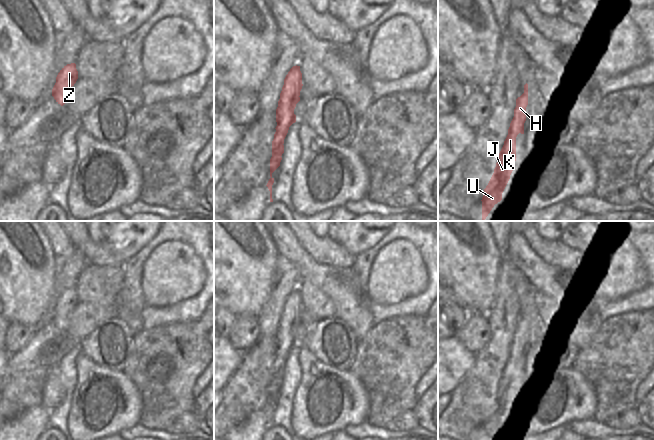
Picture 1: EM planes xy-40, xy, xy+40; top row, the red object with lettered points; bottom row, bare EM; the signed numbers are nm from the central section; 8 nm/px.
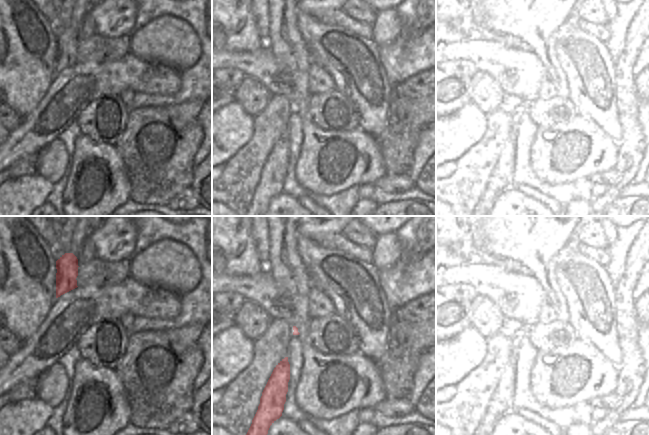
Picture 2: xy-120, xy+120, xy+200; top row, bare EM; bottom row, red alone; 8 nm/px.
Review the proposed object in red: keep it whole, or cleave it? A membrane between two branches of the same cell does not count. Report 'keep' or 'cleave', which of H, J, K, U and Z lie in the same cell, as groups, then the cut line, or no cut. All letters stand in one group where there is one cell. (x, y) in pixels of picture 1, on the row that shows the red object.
keep | H J K U Z | no cut

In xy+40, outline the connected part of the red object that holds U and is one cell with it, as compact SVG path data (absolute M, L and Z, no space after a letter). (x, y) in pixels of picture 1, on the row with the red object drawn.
M528 84L524 85L524 93L516 99L516 107L514 109L514 117L510 123L508 129L508 135L504 141L504 145L498 155L498 161L494 169L494 173L484 189L484 195L482 197L482 221L485 221L486 217L492 210L495 204L502 200L502 193L510 179L510 175L514 169L514 163L516 161L516 137L519 133L524 134L524 123L526 121L526 107L528 105Z

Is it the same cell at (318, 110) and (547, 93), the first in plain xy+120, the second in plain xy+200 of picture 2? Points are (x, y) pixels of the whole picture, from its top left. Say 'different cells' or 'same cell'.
different cells

